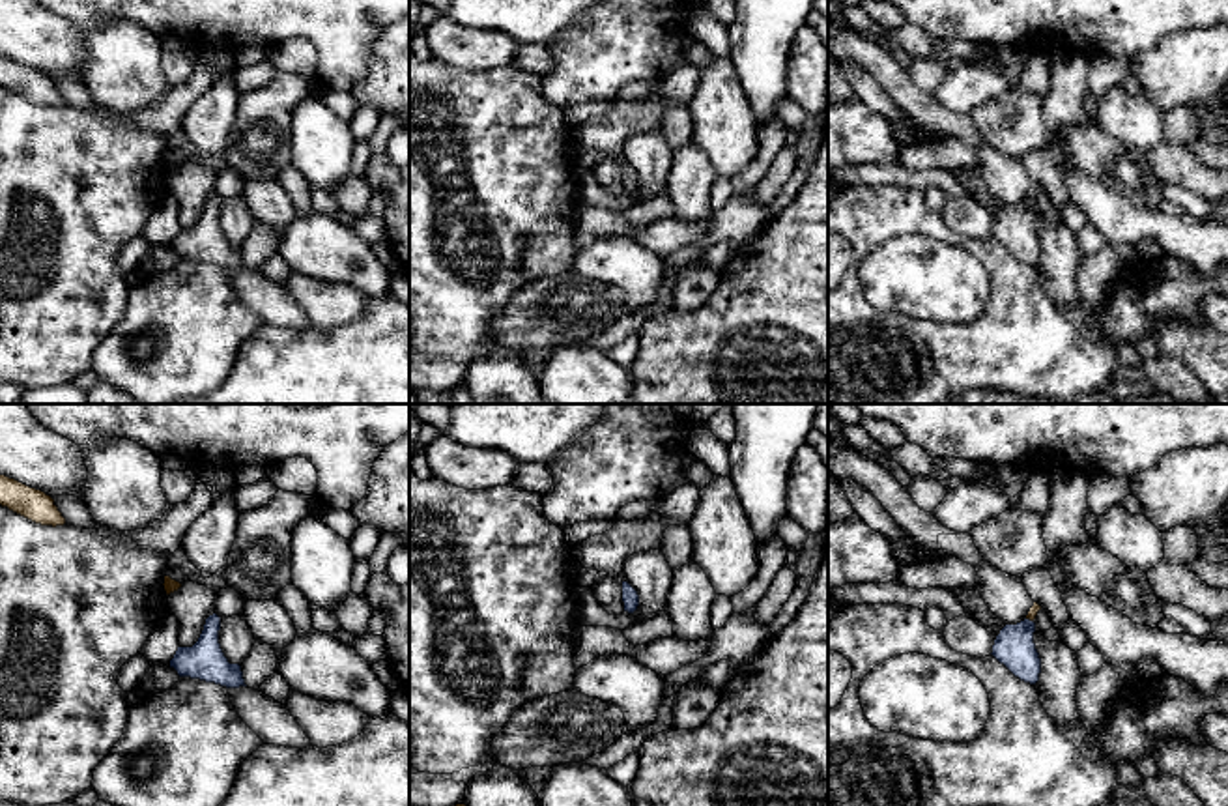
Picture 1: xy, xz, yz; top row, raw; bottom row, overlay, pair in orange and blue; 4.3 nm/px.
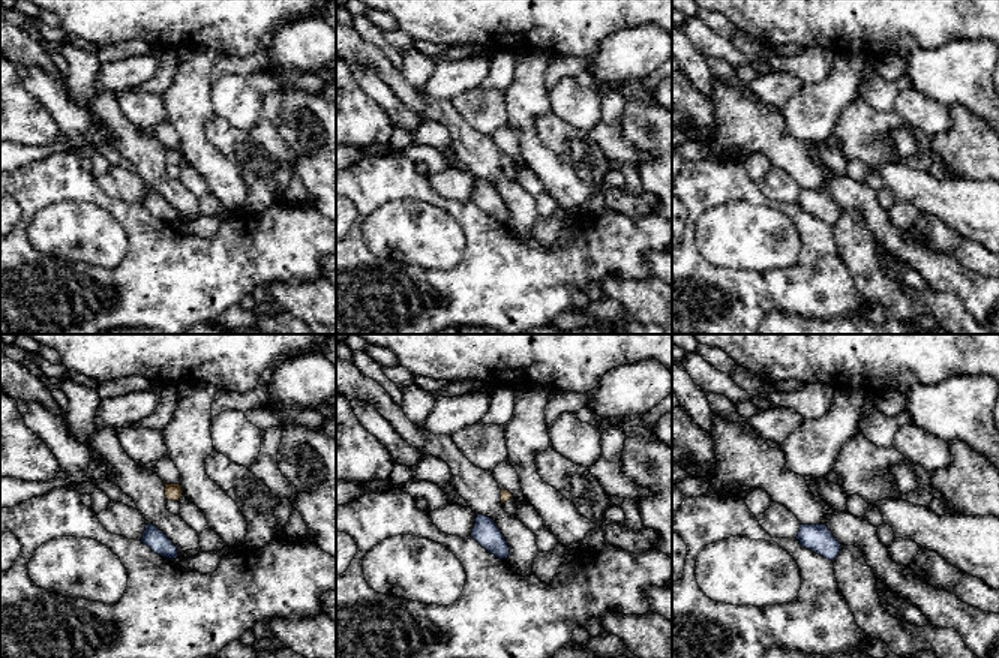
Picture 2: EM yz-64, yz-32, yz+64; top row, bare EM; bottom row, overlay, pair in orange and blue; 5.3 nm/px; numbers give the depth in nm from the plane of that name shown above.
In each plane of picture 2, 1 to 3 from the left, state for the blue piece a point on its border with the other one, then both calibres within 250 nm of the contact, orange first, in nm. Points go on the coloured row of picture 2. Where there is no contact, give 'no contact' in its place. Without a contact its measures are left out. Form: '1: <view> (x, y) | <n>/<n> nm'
1: no contact
2: no contact
3: no contact

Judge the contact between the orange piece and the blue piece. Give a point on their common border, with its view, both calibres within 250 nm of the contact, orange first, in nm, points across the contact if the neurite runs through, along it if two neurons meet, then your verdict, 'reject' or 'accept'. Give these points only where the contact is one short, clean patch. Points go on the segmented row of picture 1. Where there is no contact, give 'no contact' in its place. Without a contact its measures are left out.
yz (1030, 619) | 40/170 nm | across yz (1036, 606), (1030, 619), (1013, 647) | accept

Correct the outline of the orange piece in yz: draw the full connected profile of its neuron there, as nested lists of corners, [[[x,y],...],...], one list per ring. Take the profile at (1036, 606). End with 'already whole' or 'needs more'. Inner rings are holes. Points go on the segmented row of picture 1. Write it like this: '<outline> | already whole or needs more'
[[[1034,602],[1024,621],[1006,625],[996,636],[991,653],[1015,677],[1030,684],[1035,684],[1041,673],[1041,658],[1034,643],[1034,619],[1039,610],[1041,606]]] | needs more

